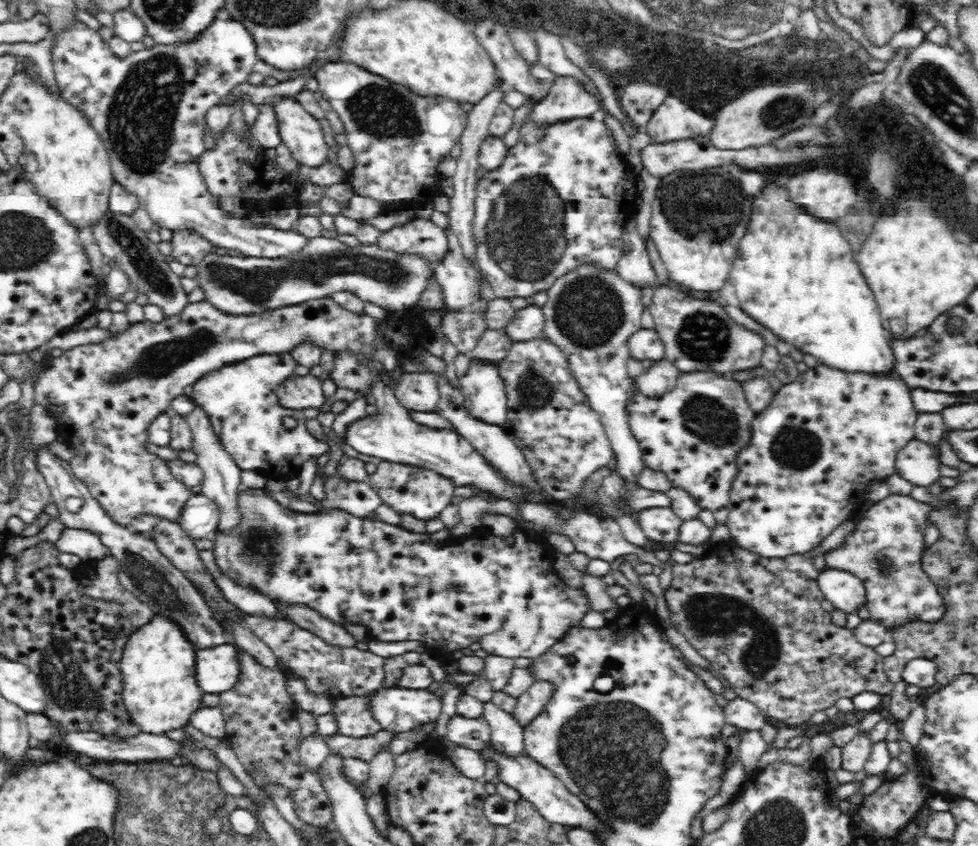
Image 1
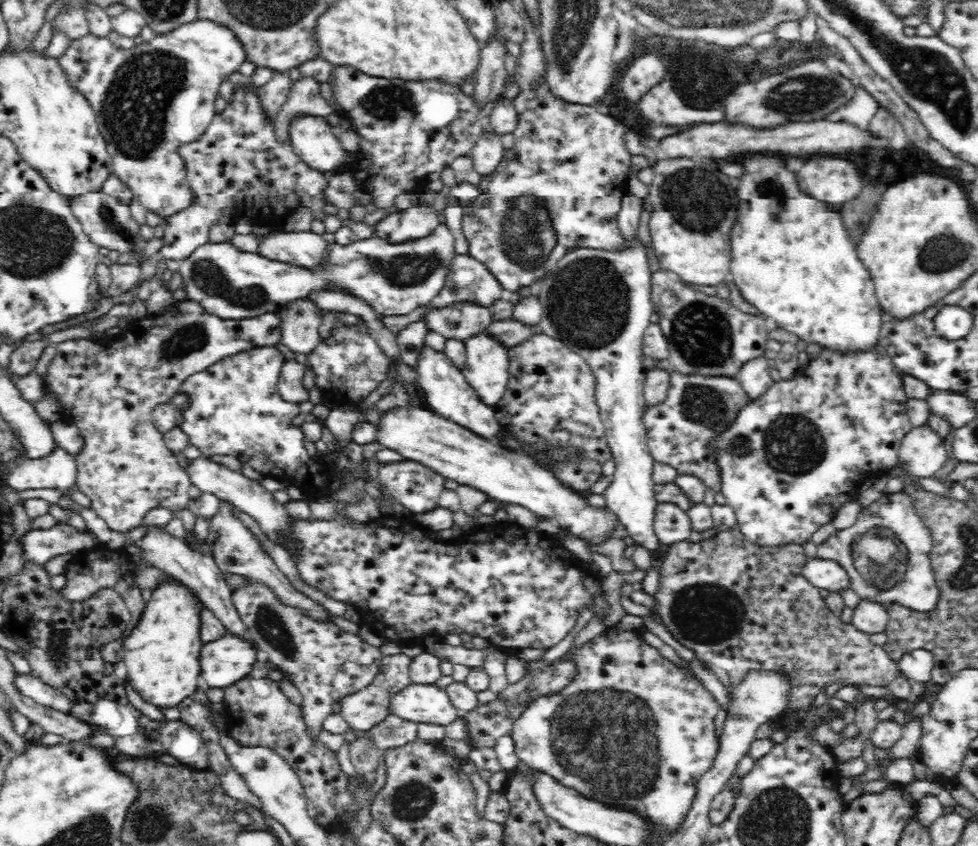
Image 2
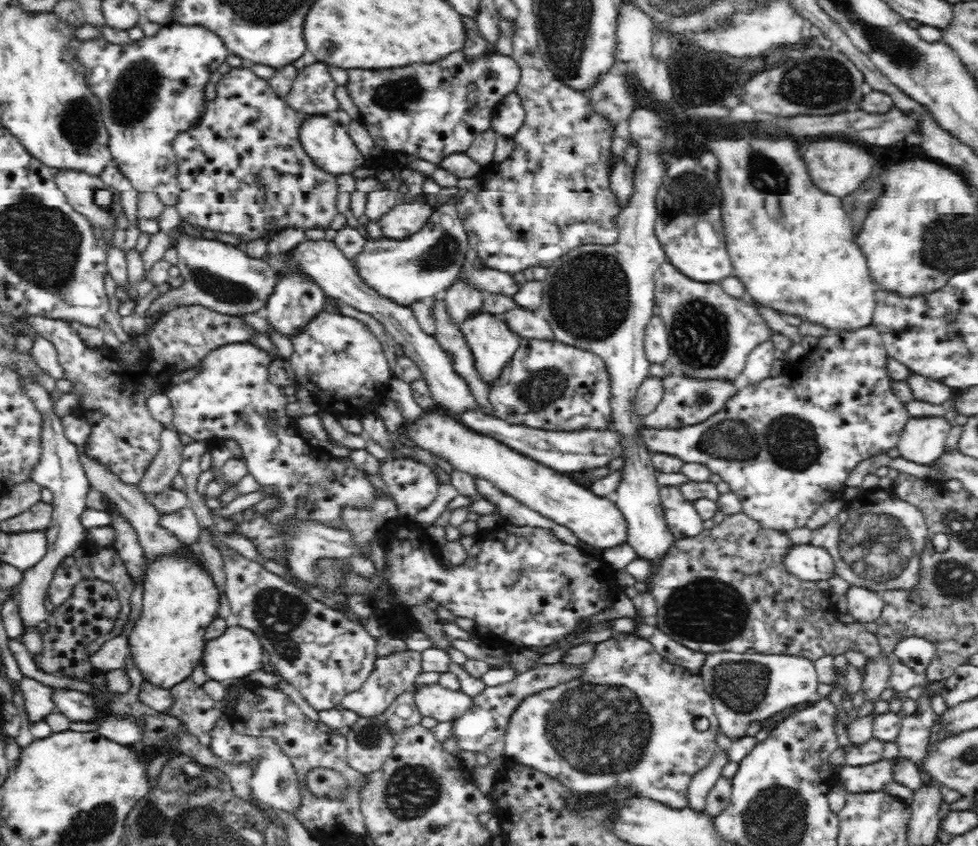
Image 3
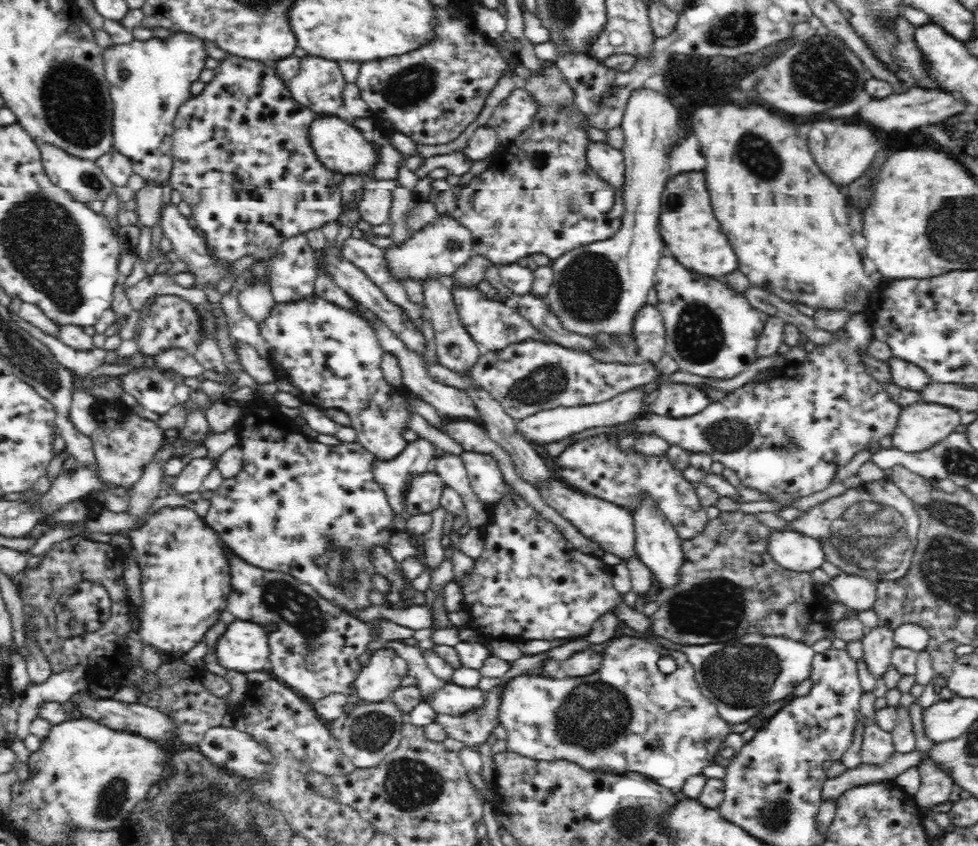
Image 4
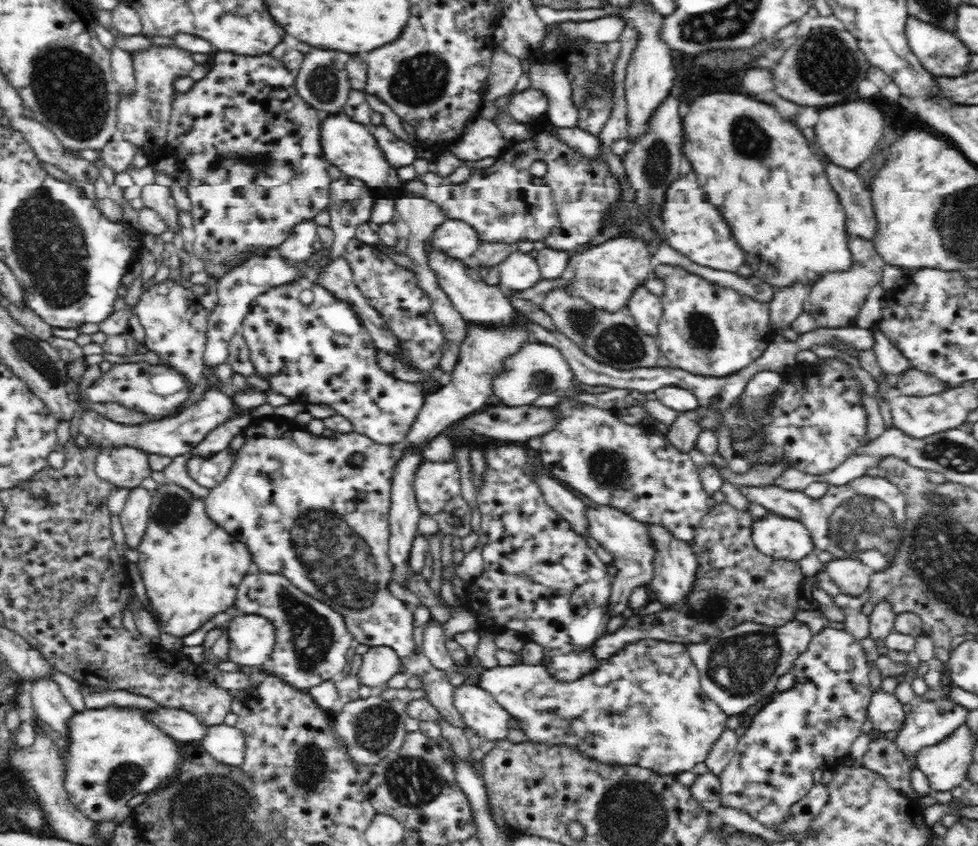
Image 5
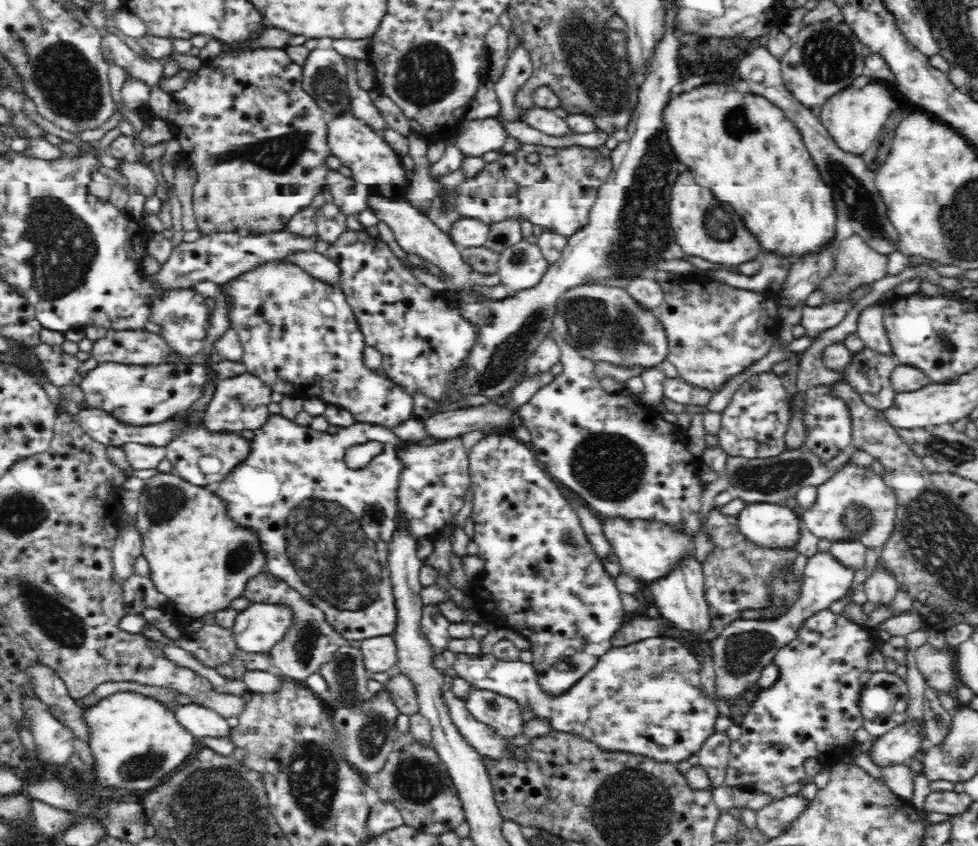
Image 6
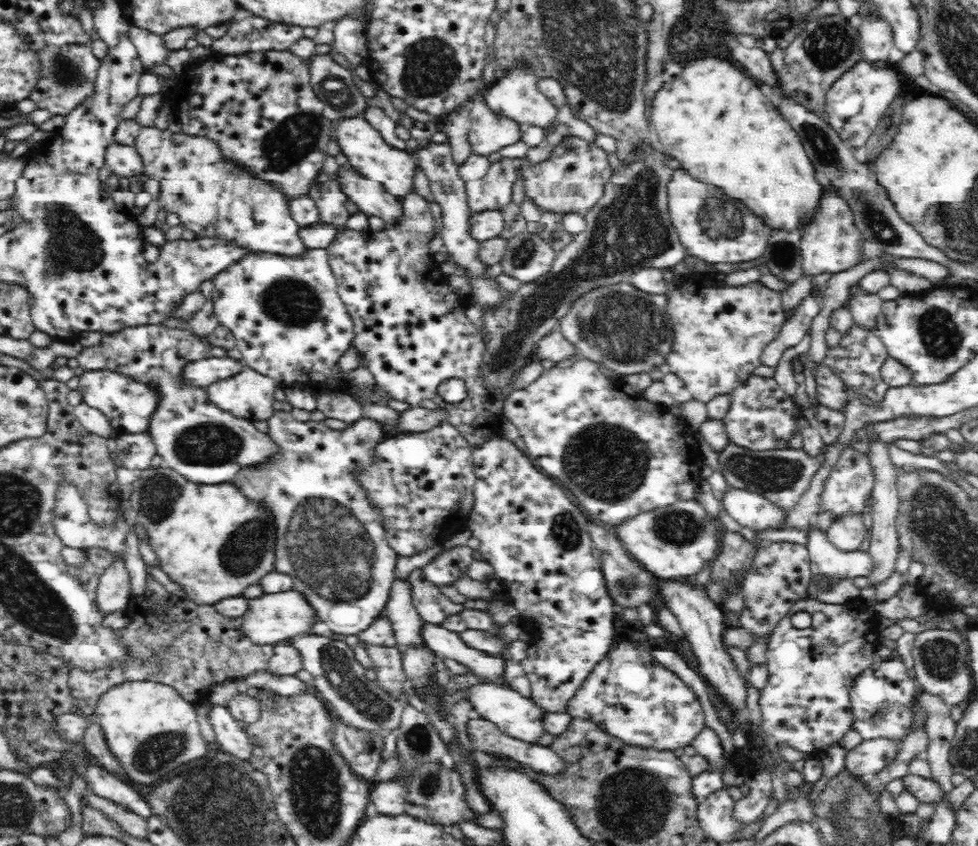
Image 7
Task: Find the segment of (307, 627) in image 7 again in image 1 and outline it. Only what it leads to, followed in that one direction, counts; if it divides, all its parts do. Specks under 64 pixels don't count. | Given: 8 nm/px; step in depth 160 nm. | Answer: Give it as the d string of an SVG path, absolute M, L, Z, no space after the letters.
M222 643L212 648L197 649L197 680L204 692L230 690L241 676L240 649L233 643Z

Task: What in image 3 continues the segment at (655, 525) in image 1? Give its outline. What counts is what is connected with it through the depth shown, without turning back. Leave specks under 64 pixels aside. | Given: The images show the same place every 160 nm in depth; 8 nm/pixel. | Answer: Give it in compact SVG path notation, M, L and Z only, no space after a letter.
M660 486L659 495L664 516L676 539L692 538L704 530L704 519L677 486Z

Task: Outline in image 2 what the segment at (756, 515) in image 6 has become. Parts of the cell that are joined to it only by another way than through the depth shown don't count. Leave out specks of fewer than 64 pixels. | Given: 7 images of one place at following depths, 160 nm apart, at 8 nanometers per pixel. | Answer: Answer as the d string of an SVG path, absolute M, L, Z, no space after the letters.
M821 557L808 558L799 572L809 584L823 588L828 593L840 593L850 588L850 578L844 568L834 560L825 560Z

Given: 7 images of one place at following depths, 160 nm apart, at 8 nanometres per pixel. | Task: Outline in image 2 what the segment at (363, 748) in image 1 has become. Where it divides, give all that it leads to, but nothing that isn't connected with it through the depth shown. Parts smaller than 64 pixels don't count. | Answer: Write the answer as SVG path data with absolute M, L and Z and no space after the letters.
M388 713L382 722L379 722L368 731L359 732L376 741L376 745L382 750L396 748L413 741L417 731L423 726L417 722L406 720L396 713Z

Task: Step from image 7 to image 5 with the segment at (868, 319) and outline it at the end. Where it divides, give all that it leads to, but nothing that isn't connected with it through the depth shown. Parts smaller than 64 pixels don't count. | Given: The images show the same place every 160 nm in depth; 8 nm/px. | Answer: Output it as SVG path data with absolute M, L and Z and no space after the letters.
M872 326L872 346L871 349L876 355L880 368L888 373L897 375L909 366L909 360L894 346L892 340L886 336L877 326Z

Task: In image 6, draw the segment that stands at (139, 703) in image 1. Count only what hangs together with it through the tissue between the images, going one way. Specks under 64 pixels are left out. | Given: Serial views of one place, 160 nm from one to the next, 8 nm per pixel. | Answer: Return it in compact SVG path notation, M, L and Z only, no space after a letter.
M159 472L155 476L145 480L144 488L141 490L139 497L139 507L136 512L135 526L140 532L140 537L143 541L143 556L148 560L151 569L152 581L156 583L158 590L162 592L168 599L167 608L170 608L176 615L183 616L183 619L192 618L198 619L204 615L210 613L218 613L220 610L224 610L230 607L230 604L236 600L245 596L246 584L250 580L253 580L258 574L266 572L267 555L263 548L261 537L258 530L254 528L247 528L246 525L241 525L237 520L234 520L229 513L229 504L226 503L226 499L218 492L212 492L206 487L196 486L195 484L187 483L180 475L174 472Z

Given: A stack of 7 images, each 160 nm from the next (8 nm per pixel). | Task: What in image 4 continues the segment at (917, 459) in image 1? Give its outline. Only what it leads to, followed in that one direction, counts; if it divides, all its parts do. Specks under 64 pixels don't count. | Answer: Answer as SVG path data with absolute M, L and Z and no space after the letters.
M916 401L902 405L892 444L904 452L924 450L954 432L960 416L960 409L945 404Z

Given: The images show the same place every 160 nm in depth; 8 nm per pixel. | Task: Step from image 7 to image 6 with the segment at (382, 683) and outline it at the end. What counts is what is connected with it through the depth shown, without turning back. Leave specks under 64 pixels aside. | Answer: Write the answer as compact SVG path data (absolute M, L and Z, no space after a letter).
M395 668L387 673L390 674L388 682L384 684L384 691L389 694L390 700L398 709L398 712L411 715L419 710L417 698L413 691L410 680Z

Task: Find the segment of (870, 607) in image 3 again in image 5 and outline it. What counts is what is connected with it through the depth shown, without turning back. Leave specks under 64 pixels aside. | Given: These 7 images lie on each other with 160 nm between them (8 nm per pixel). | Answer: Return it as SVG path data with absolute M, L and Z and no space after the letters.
M846 555L826 562L830 577L840 587L841 594L860 596L870 584L873 569L862 564L856 555Z

